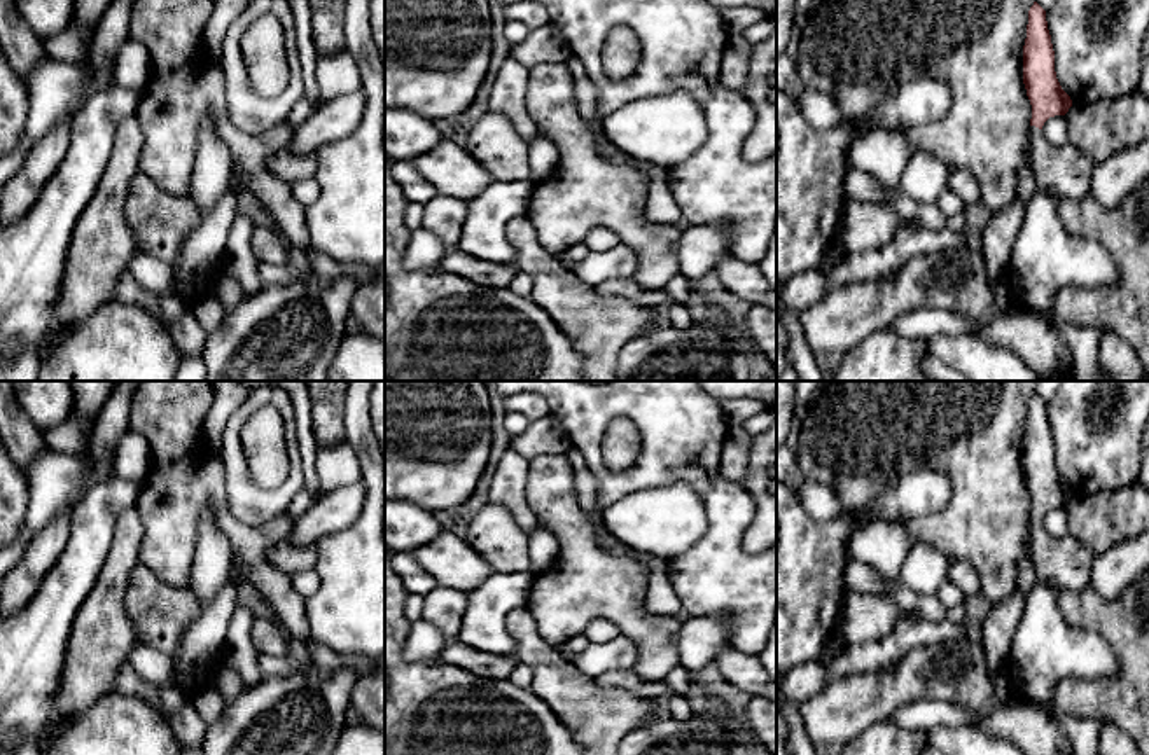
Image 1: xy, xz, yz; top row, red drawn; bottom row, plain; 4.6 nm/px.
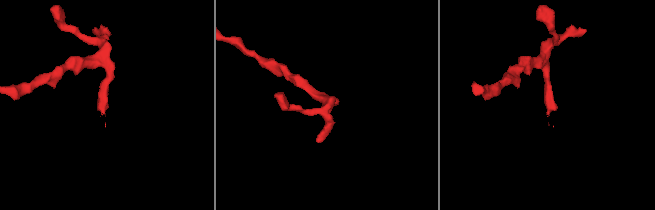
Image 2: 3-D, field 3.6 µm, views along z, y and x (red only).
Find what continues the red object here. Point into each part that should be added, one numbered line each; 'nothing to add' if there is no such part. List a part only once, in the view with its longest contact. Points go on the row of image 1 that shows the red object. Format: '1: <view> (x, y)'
1: yz (1067, 170)

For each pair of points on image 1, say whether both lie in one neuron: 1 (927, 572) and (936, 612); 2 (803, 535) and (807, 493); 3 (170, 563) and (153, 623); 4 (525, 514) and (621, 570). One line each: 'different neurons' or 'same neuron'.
1: different neurons
2: different neurons
3: different neurons
4: different neurons

